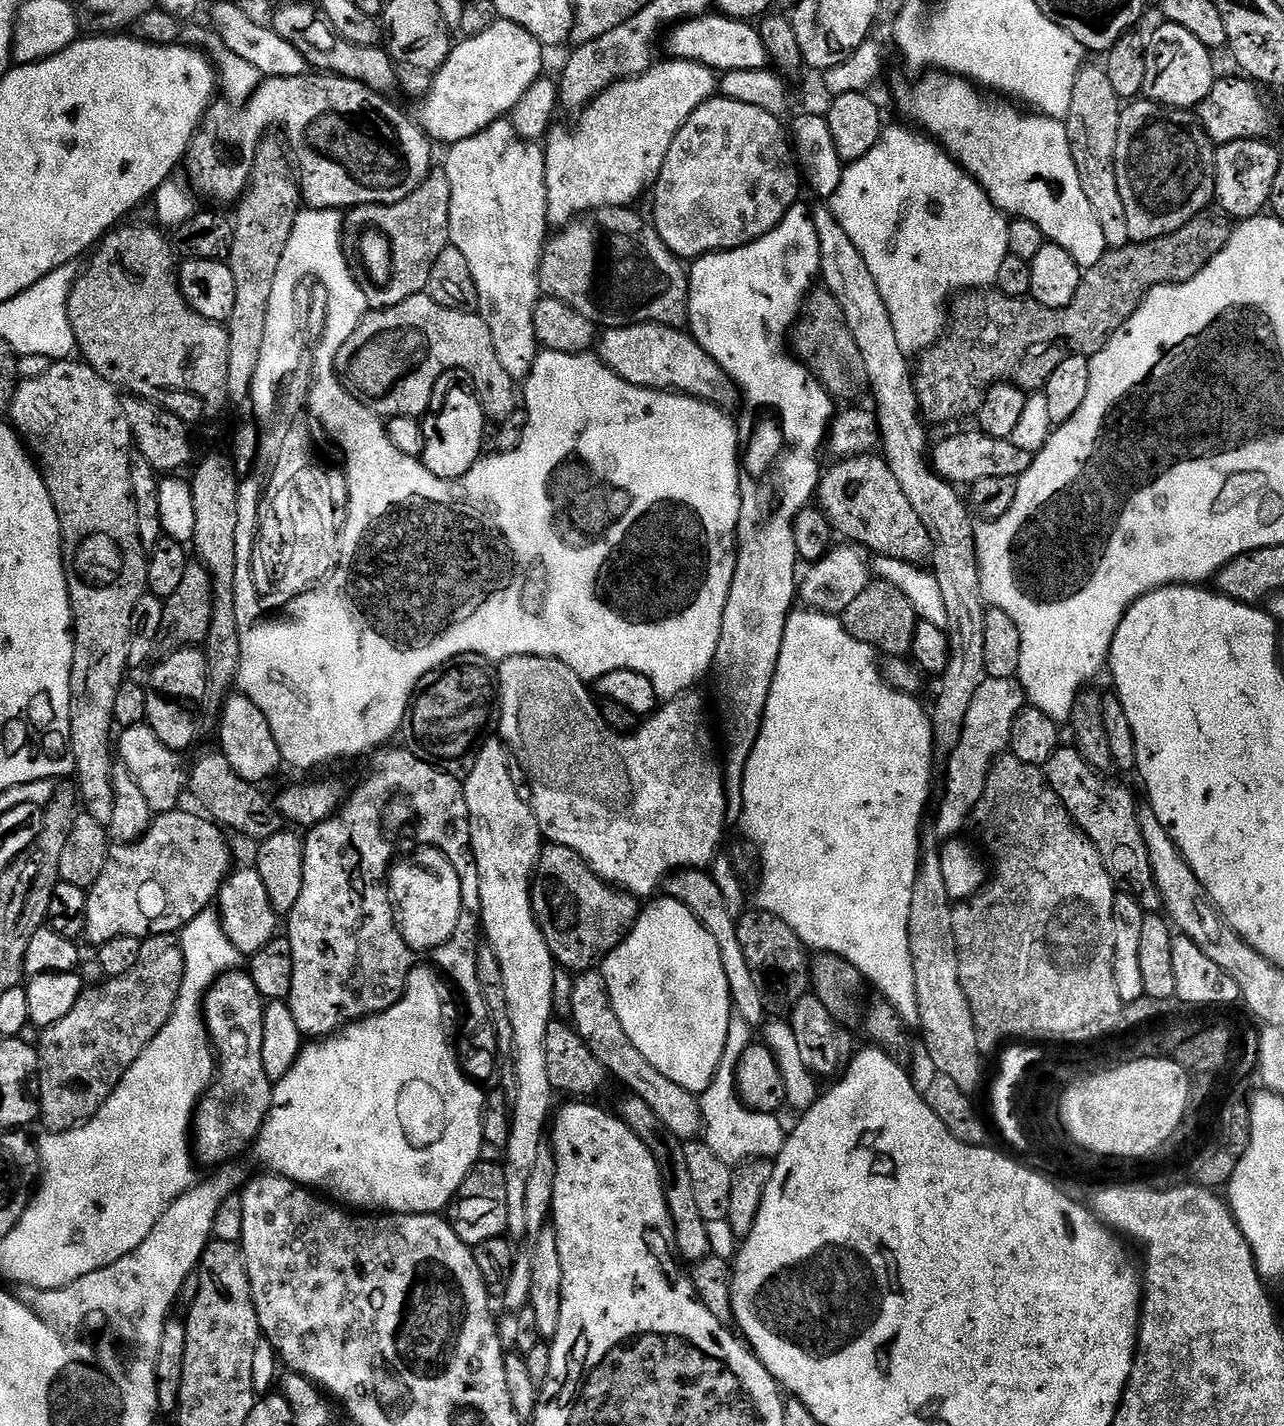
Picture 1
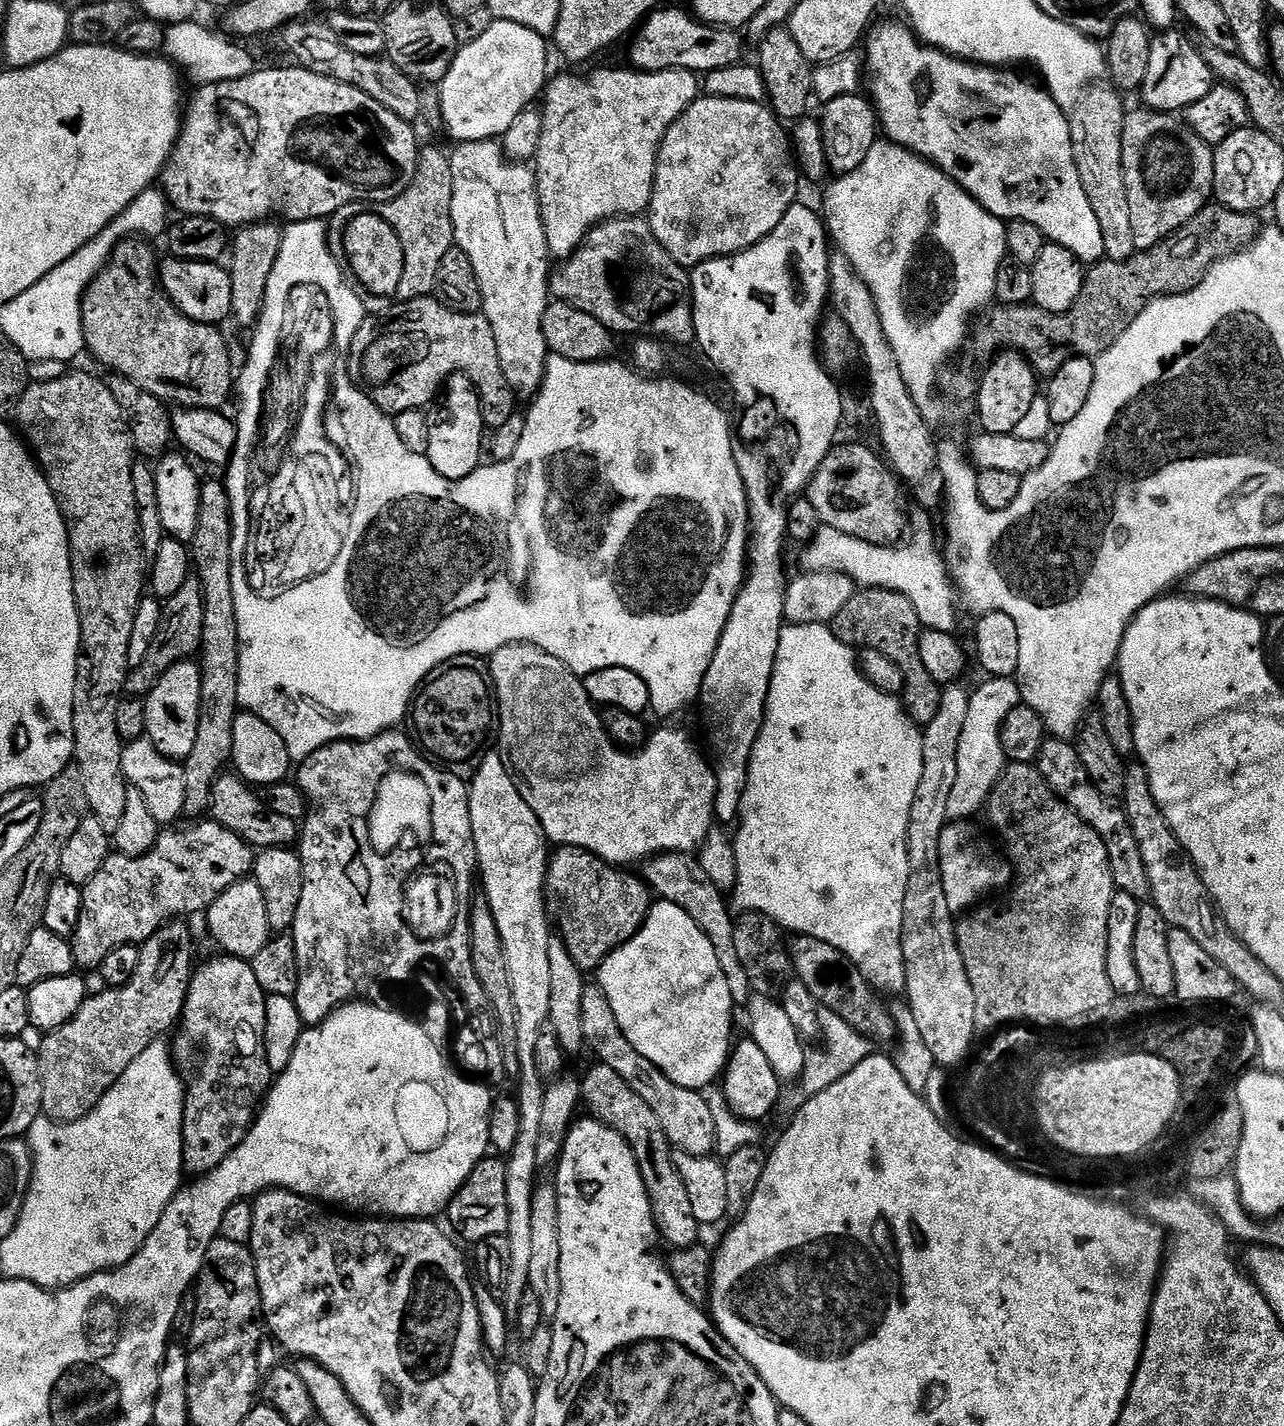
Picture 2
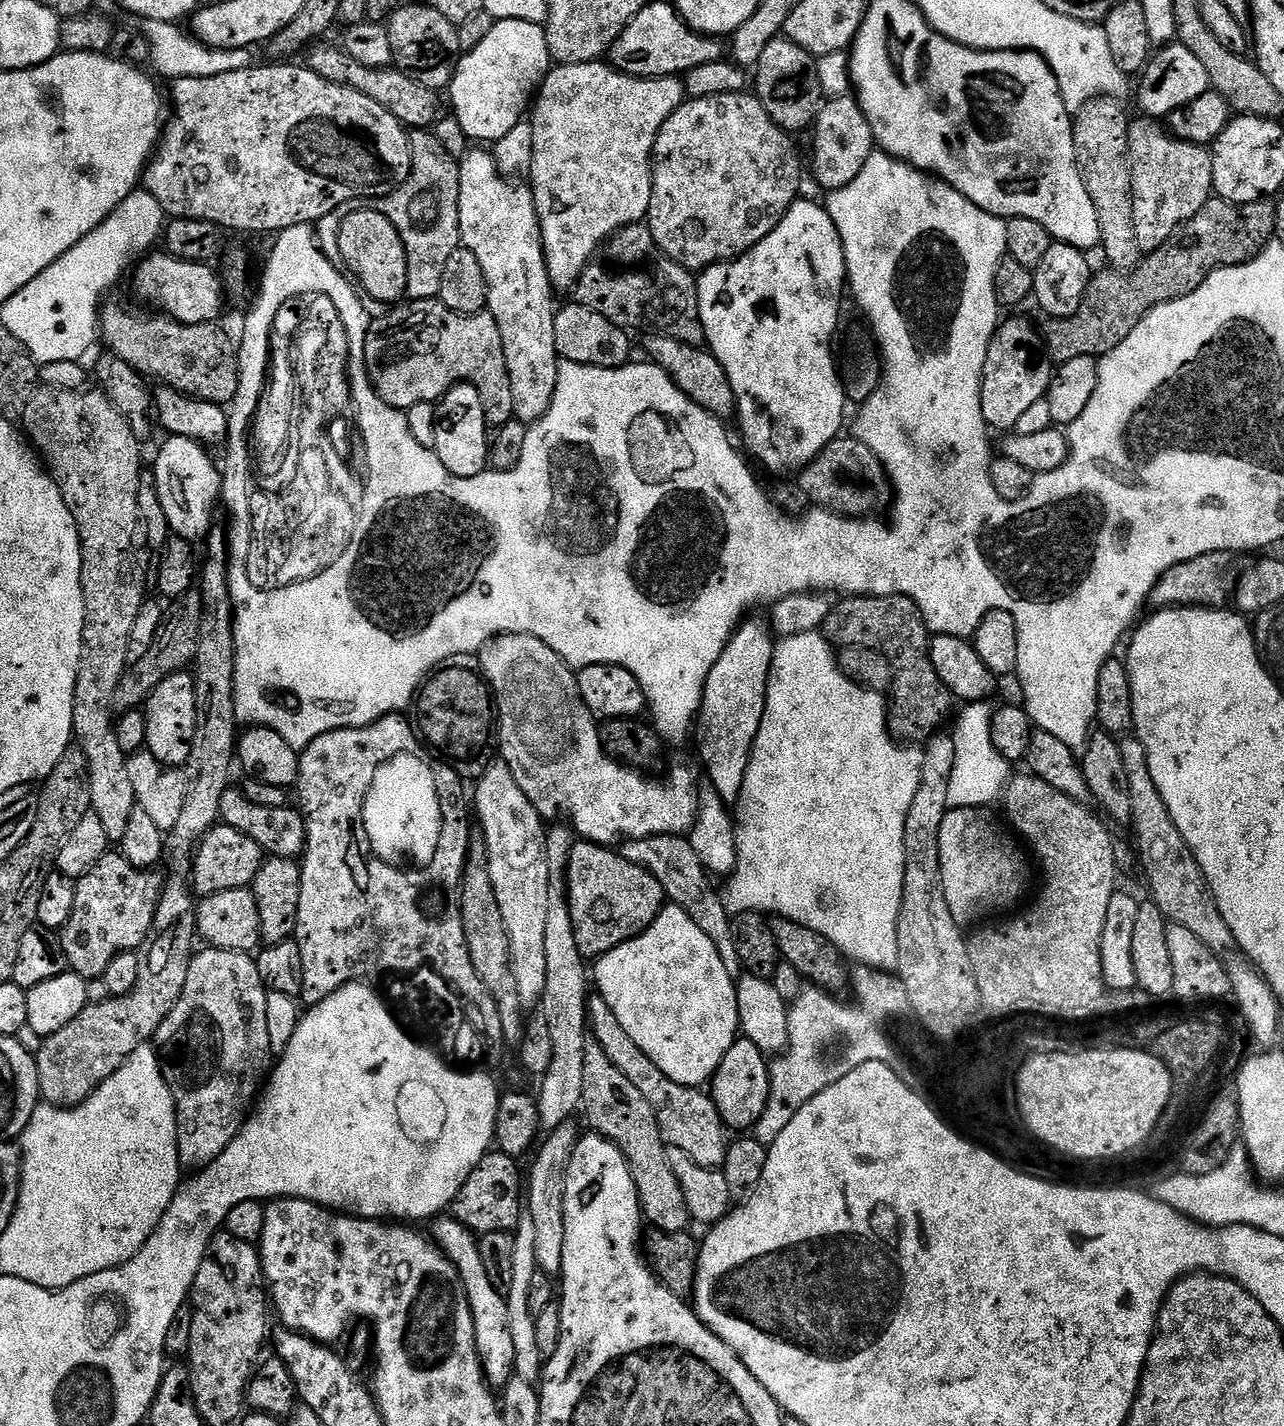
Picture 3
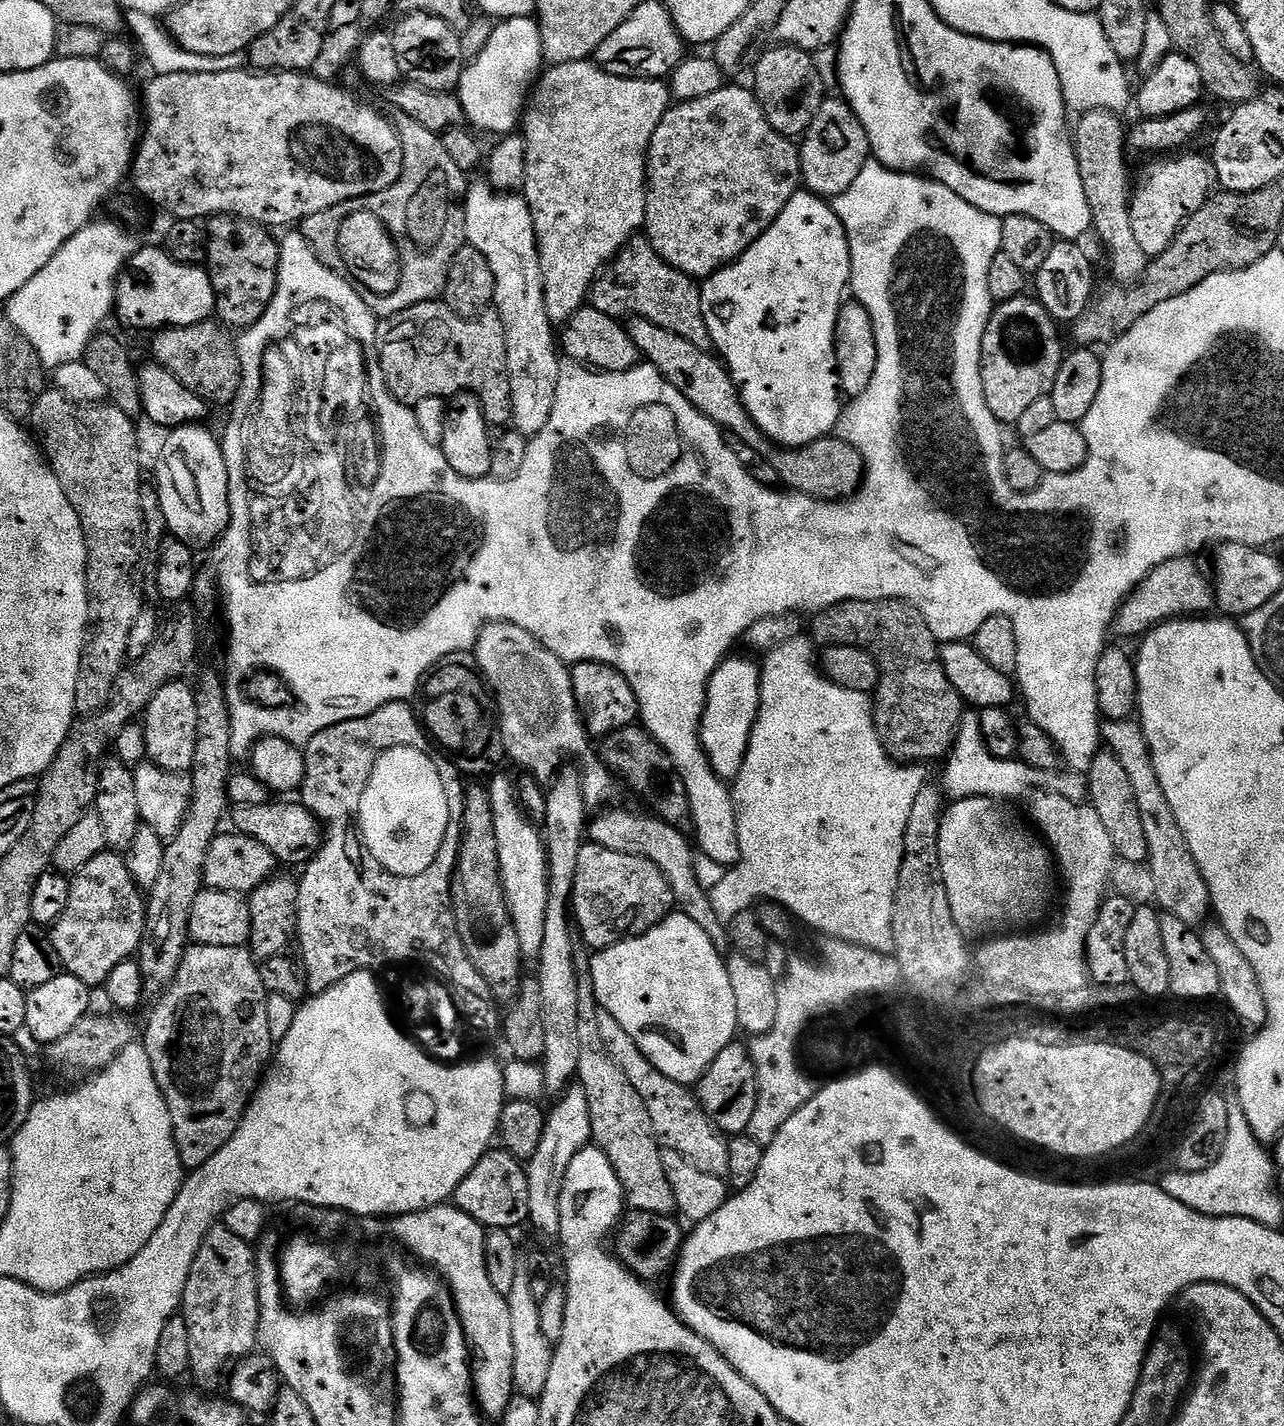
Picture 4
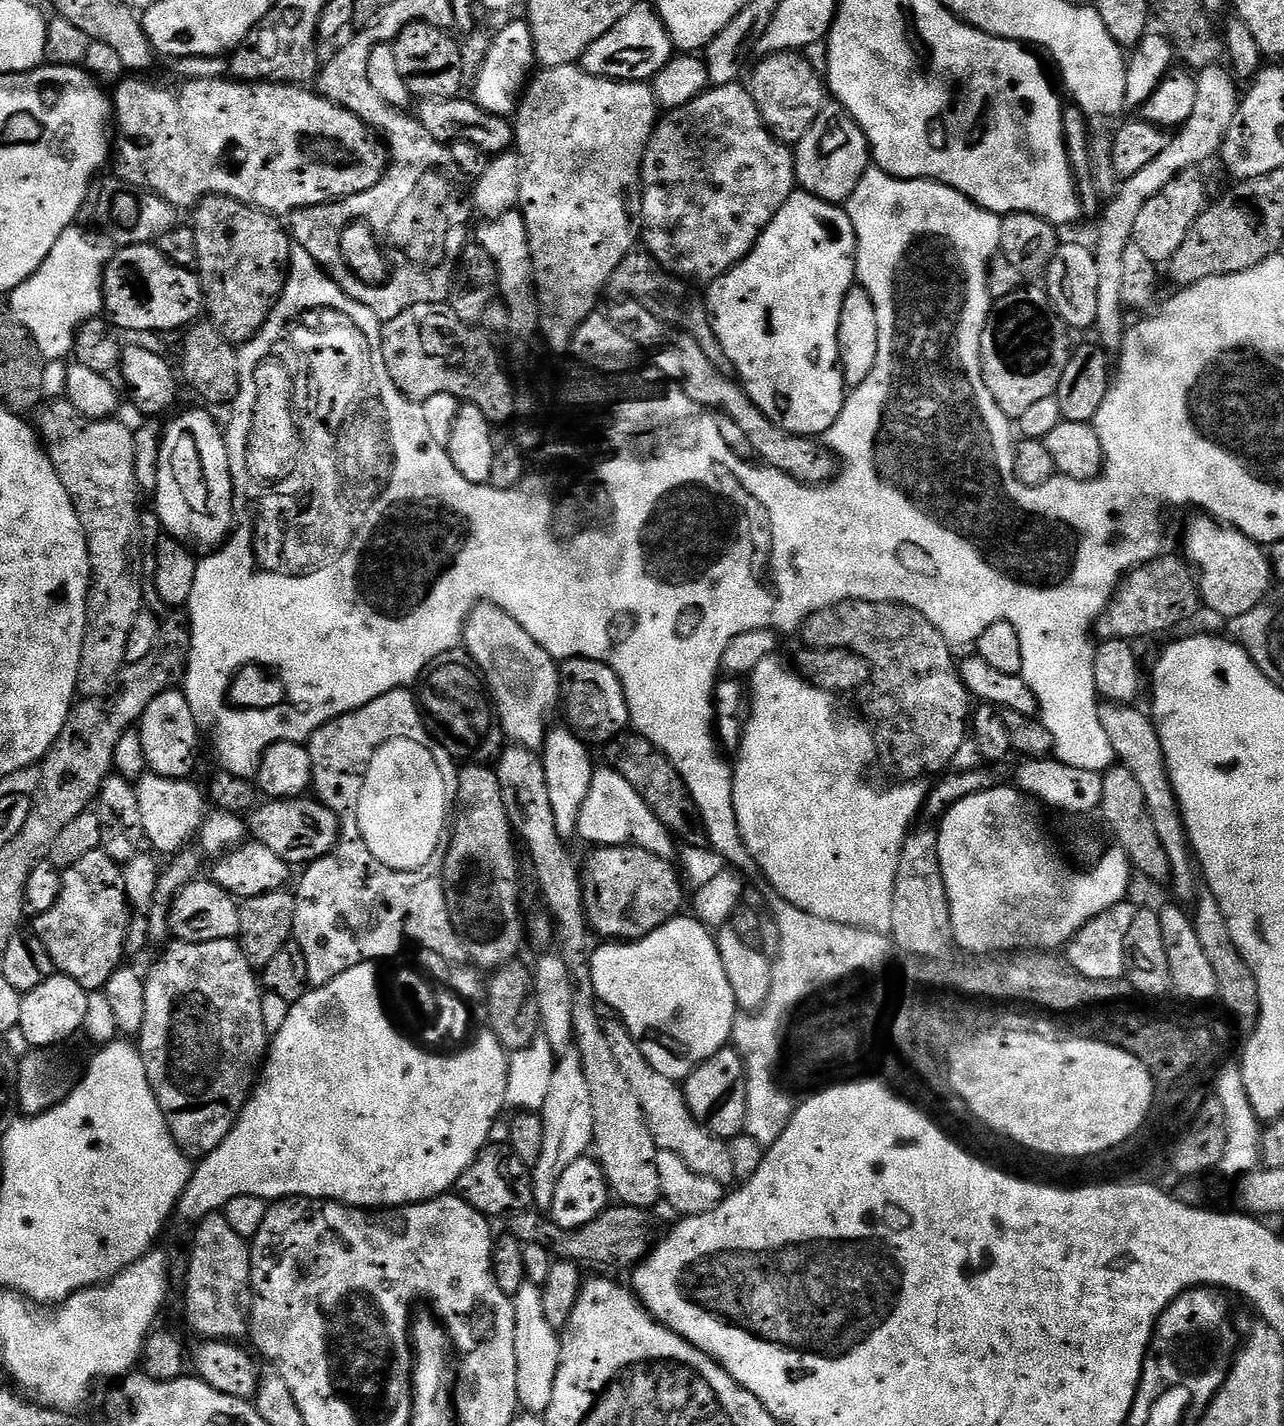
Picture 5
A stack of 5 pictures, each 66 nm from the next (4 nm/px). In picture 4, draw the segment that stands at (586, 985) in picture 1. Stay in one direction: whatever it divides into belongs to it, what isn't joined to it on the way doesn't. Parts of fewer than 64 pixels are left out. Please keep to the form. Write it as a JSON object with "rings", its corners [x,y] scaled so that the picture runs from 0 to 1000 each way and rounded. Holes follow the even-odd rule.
{"rings":[[[468,708],[466,711],[466,720],[475,742],[478,742],[481,750],[488,753],[491,762],[494,762],[494,764],[497,764],[500,769],[500,773],[503,773],[503,778],[506,778],[506,787],[515,806],[528,806],[528,809],[531,809],[537,818],[544,818],[547,823],[566,825],[569,820],[568,797],[558,791],[550,778],[547,778],[543,766],[535,760],[519,756],[516,750],[509,748],[506,742],[497,736],[497,731],[494,731],[494,728],[491,728],[491,725],[488,725],[487,721],[480,716],[478,711]]]}

